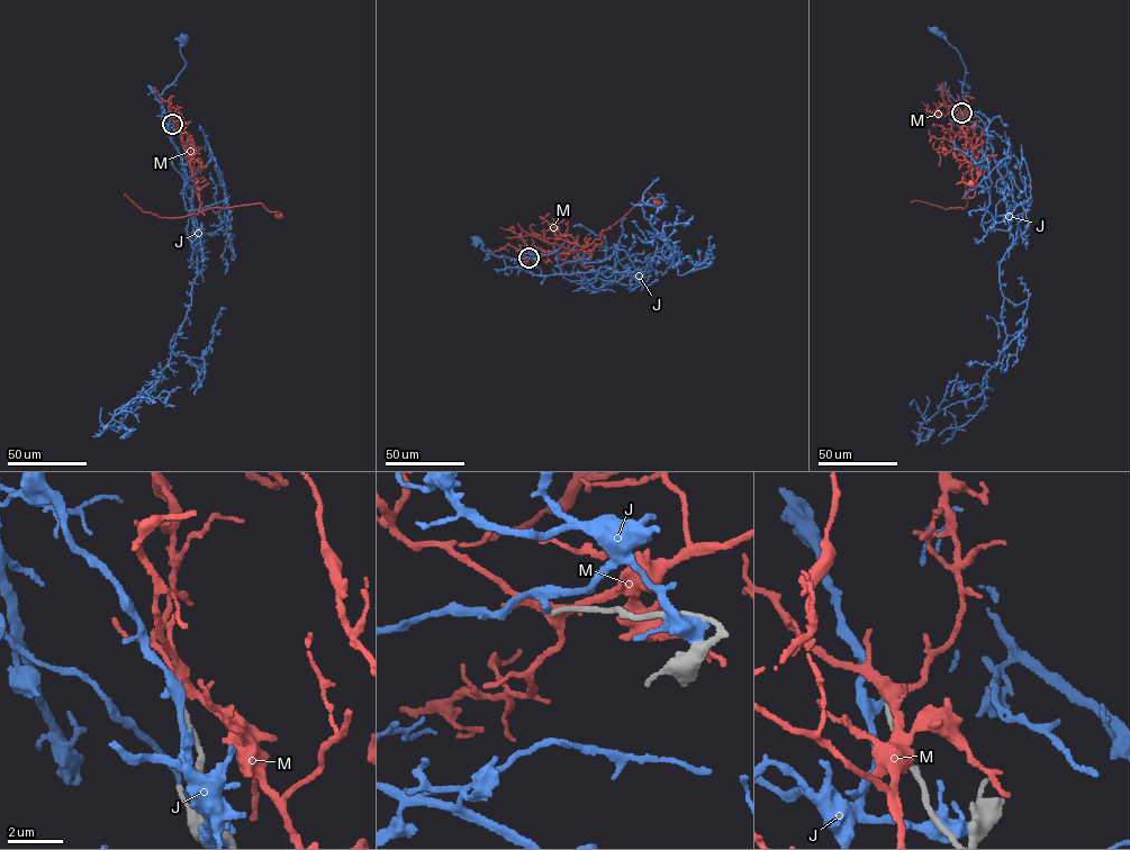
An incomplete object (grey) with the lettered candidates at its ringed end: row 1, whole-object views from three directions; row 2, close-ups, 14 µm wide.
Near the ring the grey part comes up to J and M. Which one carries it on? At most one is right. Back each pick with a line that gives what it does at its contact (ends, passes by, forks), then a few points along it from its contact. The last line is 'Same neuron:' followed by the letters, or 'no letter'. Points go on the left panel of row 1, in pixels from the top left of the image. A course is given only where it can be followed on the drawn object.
Same neuron: no letter

